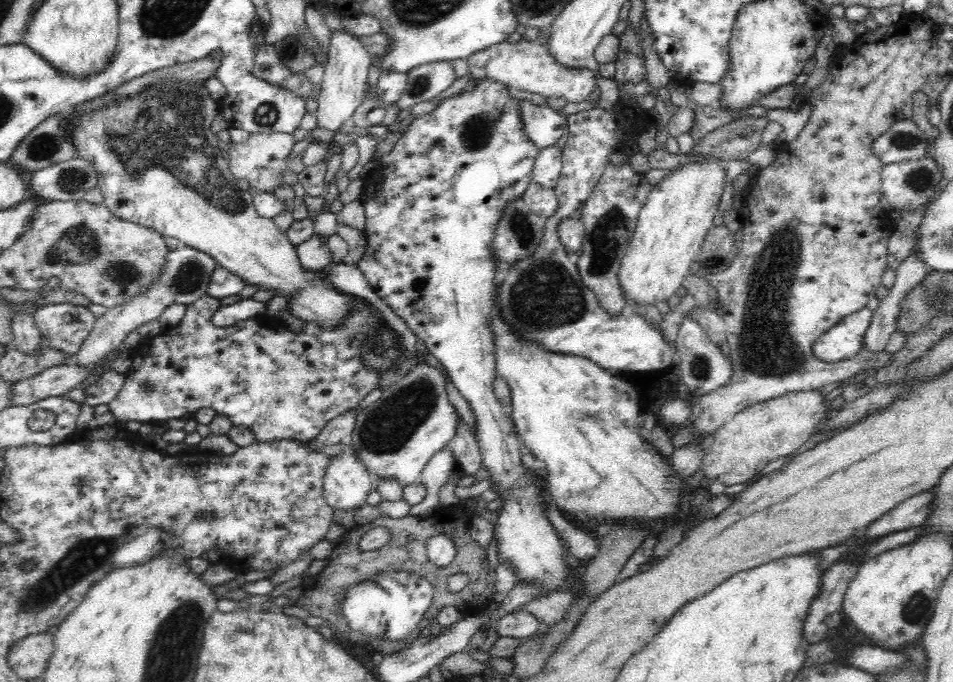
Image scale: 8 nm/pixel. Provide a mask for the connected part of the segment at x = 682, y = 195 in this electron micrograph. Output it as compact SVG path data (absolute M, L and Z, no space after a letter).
M706 157L704 162L684 165L680 171L669 172L660 184L650 191L646 202L639 210L637 225L626 254L620 260L617 277L626 302L655 306L658 302L666 302L677 294L676 291L689 274L690 264L700 252L706 232L713 226L712 219L716 211L719 211L725 185L725 171L721 163L716 157Z

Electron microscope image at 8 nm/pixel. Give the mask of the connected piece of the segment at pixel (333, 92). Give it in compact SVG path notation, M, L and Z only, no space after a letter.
M347 29L333 31L330 54L320 83L320 90L316 94L318 107L315 111L317 121L314 129L336 133L338 130L342 130L344 124L352 121L354 112L366 96L366 77L371 62L372 57L364 46L361 46L356 36L349 33Z

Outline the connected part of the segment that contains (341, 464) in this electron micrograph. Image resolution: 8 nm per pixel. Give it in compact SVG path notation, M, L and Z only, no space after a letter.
M354 451L347 452L337 458L329 458L323 476L323 495L333 511L356 510L366 504L366 497L375 485L373 481Z

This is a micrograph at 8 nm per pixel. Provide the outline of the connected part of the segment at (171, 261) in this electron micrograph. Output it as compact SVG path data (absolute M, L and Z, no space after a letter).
M179 242L178 248L168 253L163 273L157 283L154 283L147 291L142 291L133 299L120 306L109 308L101 317L97 317L93 329L84 338L80 350L72 356L72 362L76 362L76 365L86 367L86 369L94 368L110 355L112 350L123 345L124 338L130 332L136 330L138 326L146 324L146 322L152 322L155 318L159 318L164 308L168 308L171 304L189 305L202 295L206 295L206 288L208 288L212 270L216 265L216 261L210 255Z

